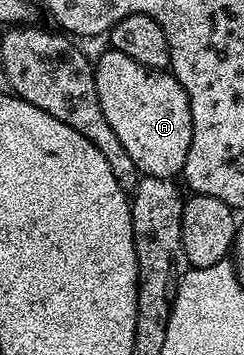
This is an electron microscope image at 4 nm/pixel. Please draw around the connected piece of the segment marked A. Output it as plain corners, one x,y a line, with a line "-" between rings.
106,50
94,64
94,81
100,110
139,173
143,177
177,177
188,158
188,146
192,146
192,110
176,77
166,70
140,66
128,54

